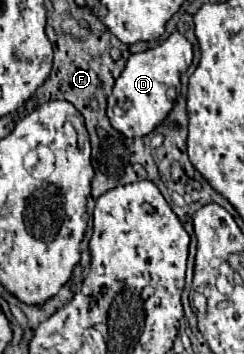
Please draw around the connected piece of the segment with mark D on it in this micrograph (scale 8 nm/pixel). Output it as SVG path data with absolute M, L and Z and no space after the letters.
M173 32L163 44L159 44L151 50L133 54L127 60L123 74L117 78L117 82L113 86L113 94L109 96L107 116L111 120L111 126L115 130L119 130L121 134L125 134L127 138L147 136L171 112L173 102L167 100L167 90L179 88L179 78L189 68L191 60L193 60L191 44L179 32Z

